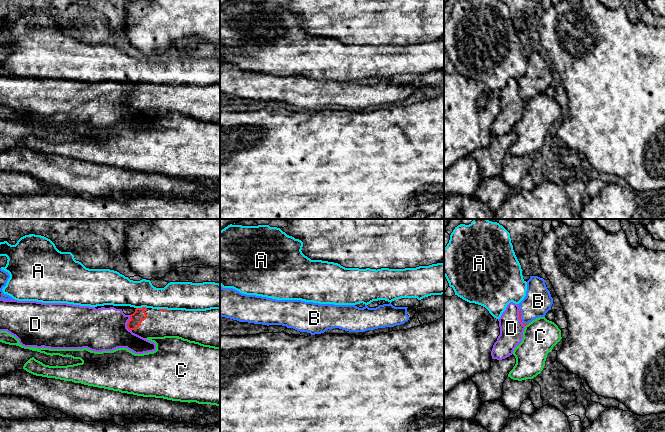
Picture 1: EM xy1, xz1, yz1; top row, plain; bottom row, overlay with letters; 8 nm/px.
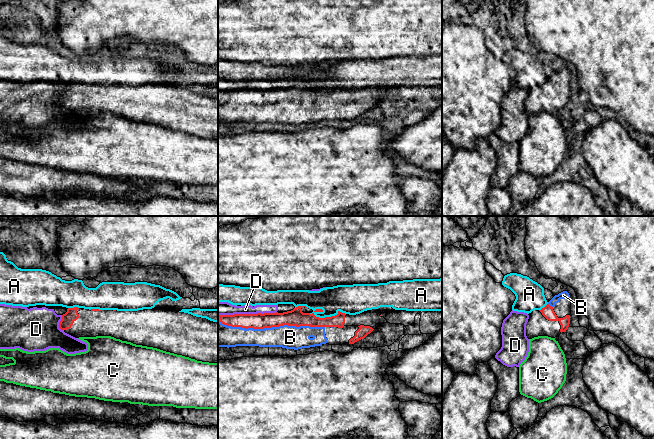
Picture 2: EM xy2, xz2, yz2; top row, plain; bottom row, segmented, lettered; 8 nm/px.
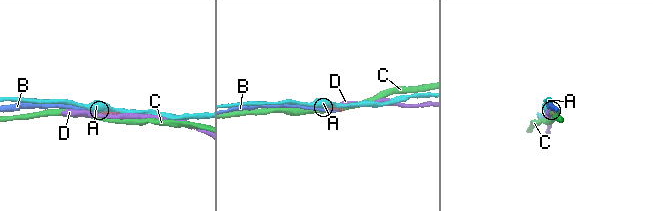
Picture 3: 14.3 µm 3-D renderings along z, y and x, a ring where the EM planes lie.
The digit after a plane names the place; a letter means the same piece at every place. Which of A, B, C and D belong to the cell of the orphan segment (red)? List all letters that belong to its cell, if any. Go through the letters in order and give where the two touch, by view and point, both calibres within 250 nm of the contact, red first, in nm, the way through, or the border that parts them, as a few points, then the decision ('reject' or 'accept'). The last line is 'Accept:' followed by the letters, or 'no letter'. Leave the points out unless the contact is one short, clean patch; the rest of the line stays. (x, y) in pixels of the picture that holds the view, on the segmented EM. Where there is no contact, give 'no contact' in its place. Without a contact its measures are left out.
A: contact xz2 (327, 317); calibres 140 and 240 nm; reject
B: contact xz2 (270, 327); calibres 140 and 190 nm; accept
C: contact yz1 (527, 324); calibres 20 and 280 nm; reject
D: contact xz2 (247, 314); calibres 130 and 110 nm; reject
Accept: B

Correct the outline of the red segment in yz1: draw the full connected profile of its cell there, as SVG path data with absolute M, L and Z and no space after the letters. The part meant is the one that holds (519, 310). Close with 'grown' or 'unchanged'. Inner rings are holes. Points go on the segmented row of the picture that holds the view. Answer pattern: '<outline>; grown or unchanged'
M530 276L527 281L525 298L518 304L519 319L524 326L539 317L545 317L551 310L553 298L547 289L545 280L538 276Z; grown

